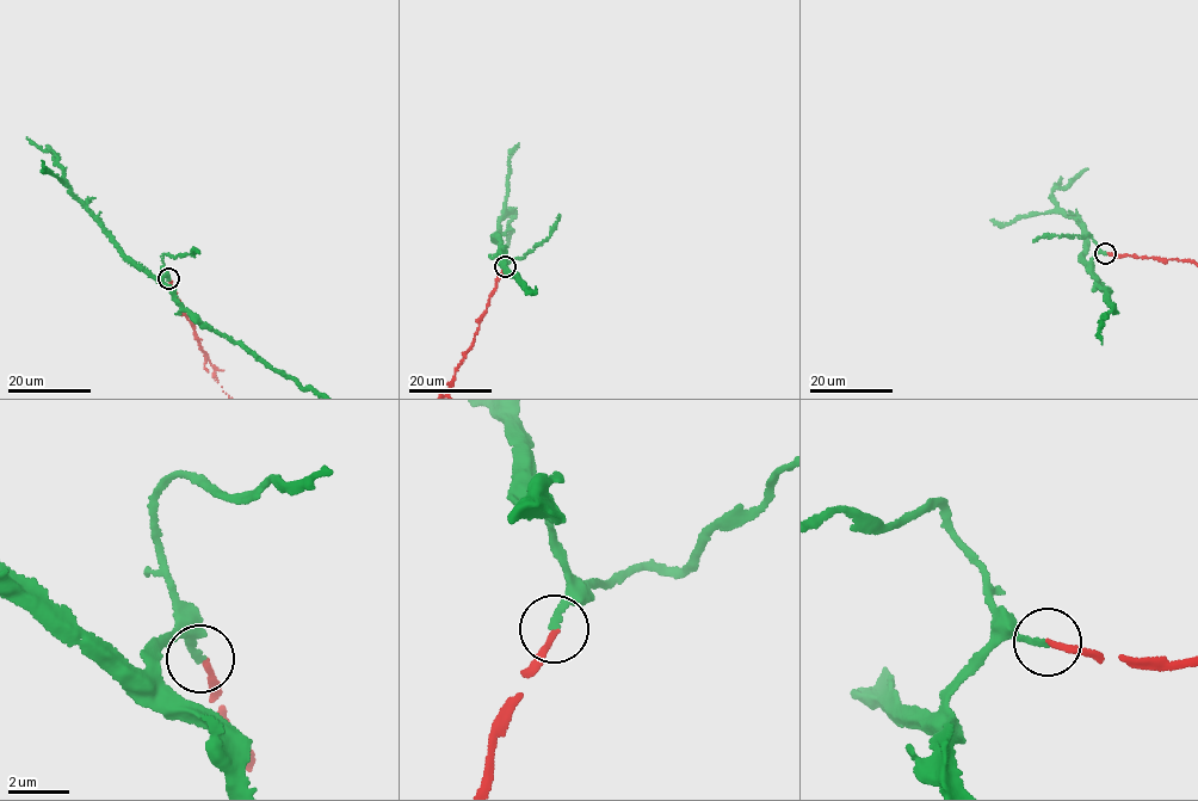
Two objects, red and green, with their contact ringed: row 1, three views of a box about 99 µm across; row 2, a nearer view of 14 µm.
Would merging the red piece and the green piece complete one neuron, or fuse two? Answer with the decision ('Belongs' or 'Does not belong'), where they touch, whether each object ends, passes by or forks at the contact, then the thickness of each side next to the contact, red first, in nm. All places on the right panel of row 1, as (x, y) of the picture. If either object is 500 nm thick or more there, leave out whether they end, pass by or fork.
Belongs. Place: (1105, 253). At the ring red ends. At the ring green ends. Thickness 200 nm (red) against 180 nm

